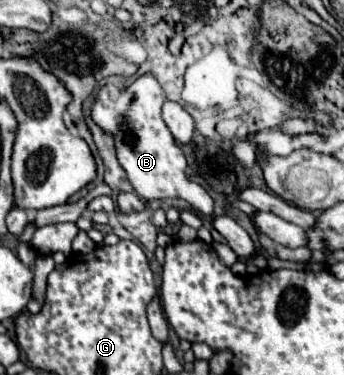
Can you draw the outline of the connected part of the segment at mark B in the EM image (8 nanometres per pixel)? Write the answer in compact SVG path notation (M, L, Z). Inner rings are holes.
M151 75L139 77L135 83L131 83L127 89L111 93L107 87L101 87L99 97L93 105L91 117L93 121L115 135L115 147L121 167L125 169L135 193L147 201L151 199L185 199L189 205L193 205L197 211L201 211L207 217L213 217L213 199L211 195L199 185L193 183L185 175L185 155L181 147L171 137L171 131L167 129L161 107L165 103L165 93L159 87L159 83Z

